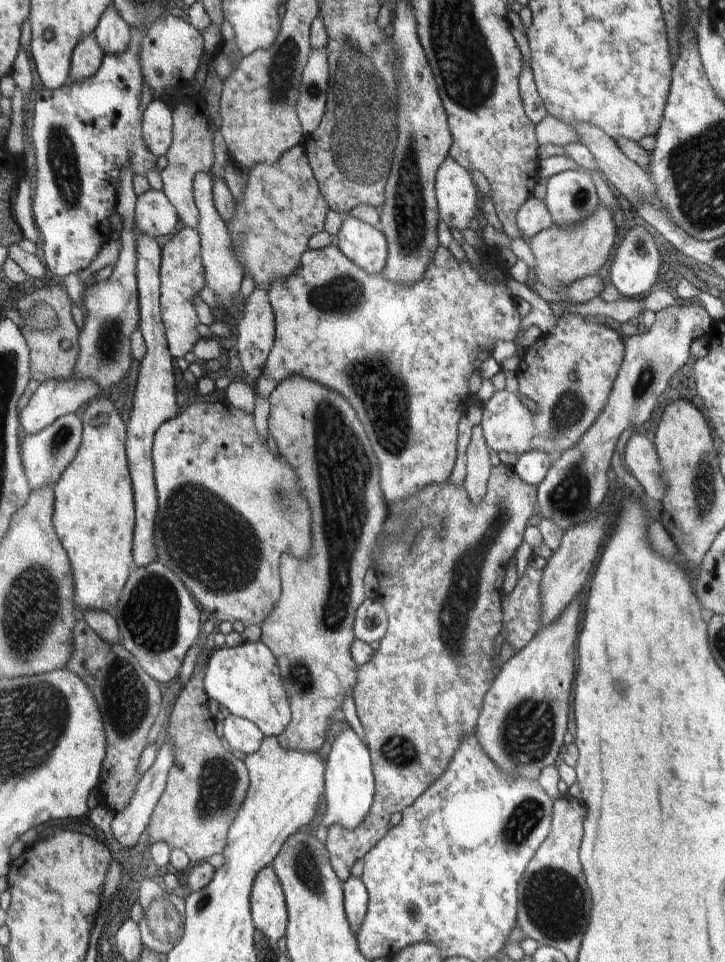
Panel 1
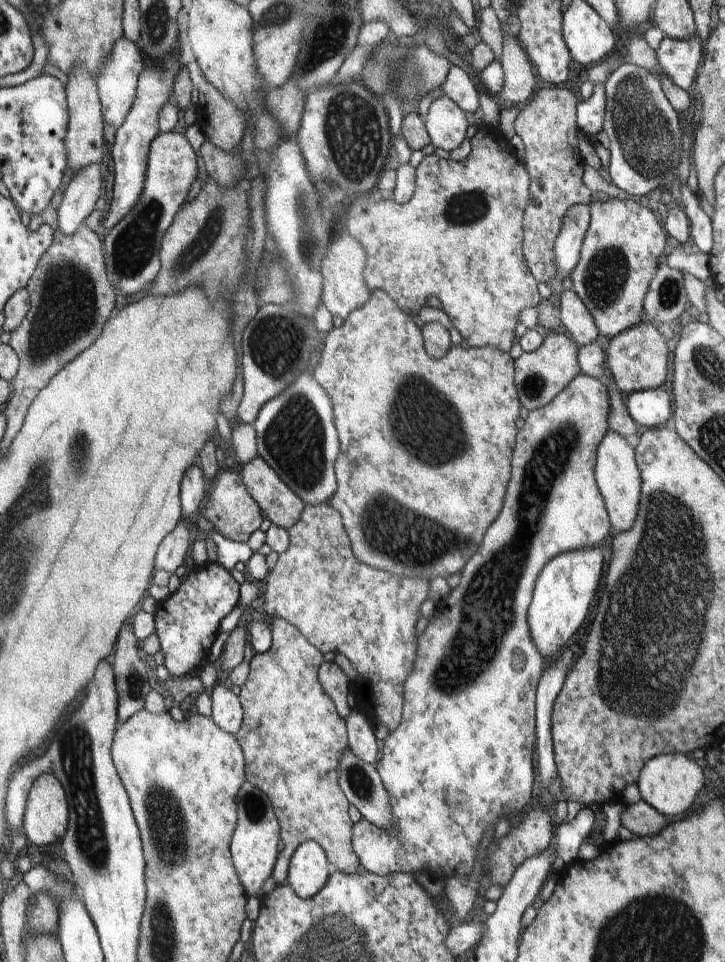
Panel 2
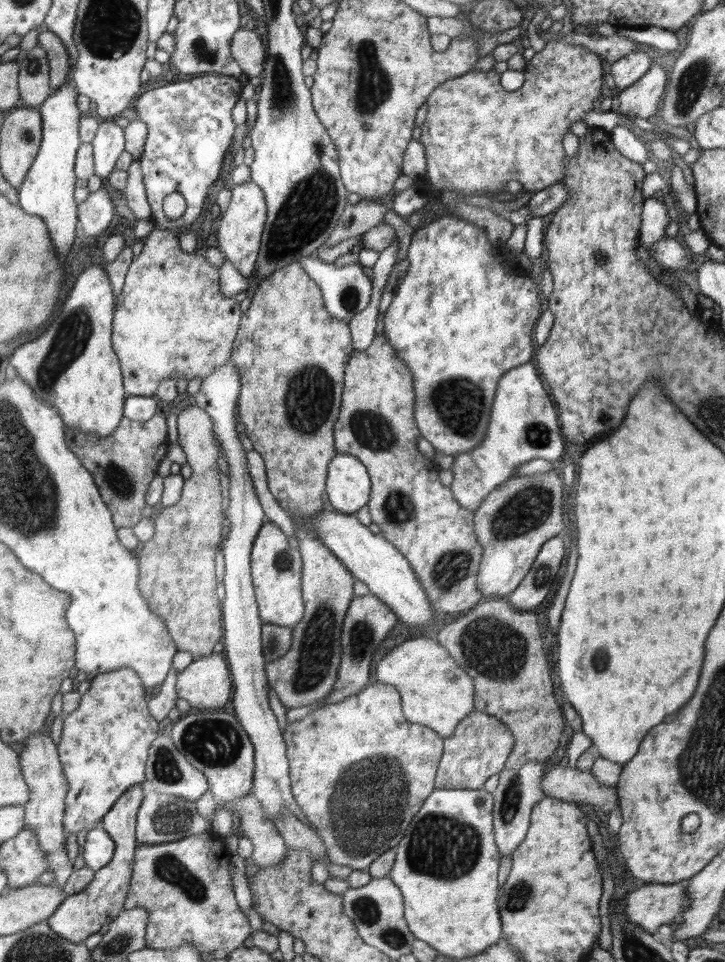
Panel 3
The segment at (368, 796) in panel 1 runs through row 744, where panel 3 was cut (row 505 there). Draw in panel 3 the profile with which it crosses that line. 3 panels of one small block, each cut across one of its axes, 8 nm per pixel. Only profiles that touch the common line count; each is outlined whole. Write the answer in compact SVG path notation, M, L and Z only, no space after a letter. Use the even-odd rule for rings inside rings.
M336 452L328 465L325 491L334 510L354 515L369 501L371 478L366 466L355 456Z

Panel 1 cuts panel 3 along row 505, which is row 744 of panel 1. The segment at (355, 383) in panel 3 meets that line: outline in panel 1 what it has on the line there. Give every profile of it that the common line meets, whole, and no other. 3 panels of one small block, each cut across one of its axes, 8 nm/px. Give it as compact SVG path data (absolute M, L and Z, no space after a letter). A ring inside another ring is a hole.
M500 463L496 467L491 466L485 500L482 500L482 504L478 504L478 506L470 502L464 485L456 486L456 484L450 484L450 482L446 481L442 482L442 484L424 486L418 494L408 496L406 500L400 500L400 502L396 502L394 506L389 508L391 514L406 516L406 530L402 534L394 534L394 536L383 538L380 545L380 562L376 564L376 574L379 582L376 600L386 610L388 632L380 640L380 646L375 650L370 662L359 665L356 669L356 688L353 692L355 709L362 728L366 732L367 747L370 751L372 770L375 776L375 795L368 816L364 818L364 822L358 828L346 830L342 826L329 826L325 843L332 868L342 883L348 880L350 868L352 868L354 862L363 858L367 852L370 852L370 849L374 848L374 845L378 844L378 841L388 832L389 827L392 826L390 816L394 812L402 812L404 808L412 806L416 799L420 798L446 772L452 756L456 754L456 750L462 744L462 738L475 734L475 726L482 710L484 696L490 690L490 686L494 684L494 679L496 678L494 671L499 662L499 654L494 651L494 646L496 645L494 640L500 634L503 624L501 597L504 592L502 582L504 582L510 558L514 556L516 549L522 544L526 522L535 516L537 507L536 488L537 486L528 486L526 482L520 480L513 467L504 466L504 464Z

